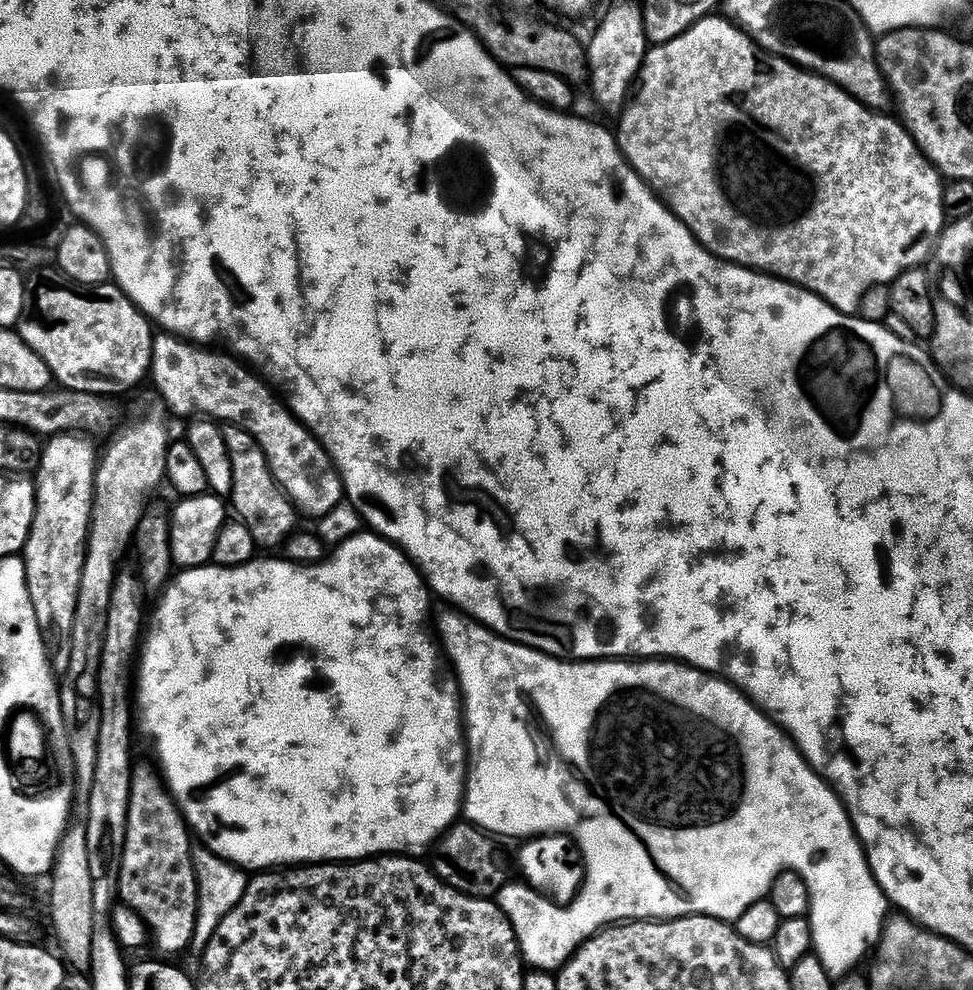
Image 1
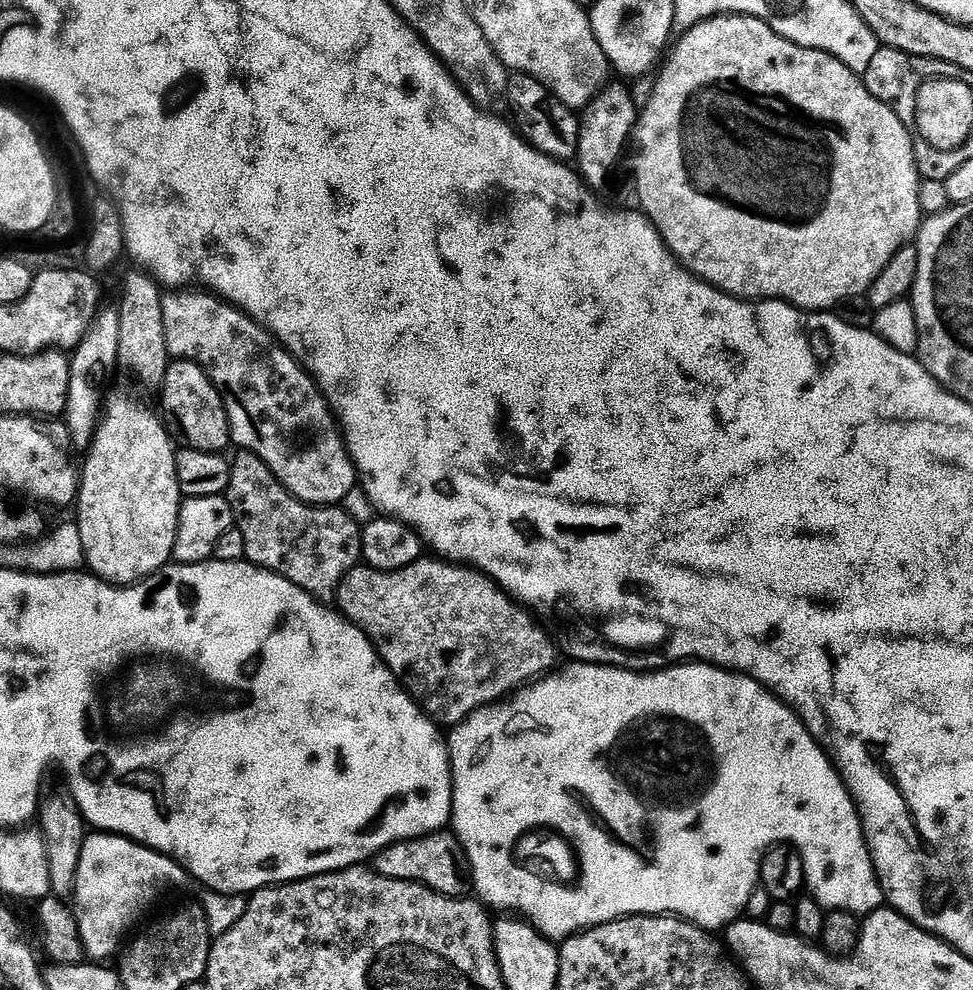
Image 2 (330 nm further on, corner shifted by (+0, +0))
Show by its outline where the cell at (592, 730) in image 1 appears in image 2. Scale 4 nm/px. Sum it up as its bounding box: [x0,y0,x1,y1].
[446,662,886,942]

